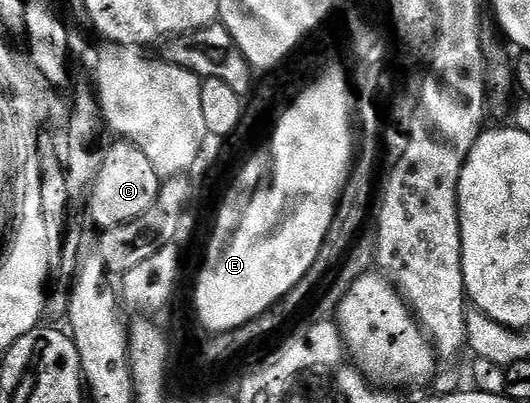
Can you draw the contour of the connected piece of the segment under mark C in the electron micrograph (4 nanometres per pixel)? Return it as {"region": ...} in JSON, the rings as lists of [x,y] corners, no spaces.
{"region":[[[115,142],[109,147],[107,146],[104,153],[104,161],[96,184],[93,186],[91,200],[86,204],[87,215],[92,215],[92,220],[97,224],[97,229],[121,228],[122,225],[128,224],[131,220],[136,220],[139,216],[144,216],[153,206],[160,196],[160,185],[162,178],[154,170],[154,166],[150,162],[150,158],[146,158],[146,154],[142,154],[142,150],[138,150],[138,146],[127,142]]]}

